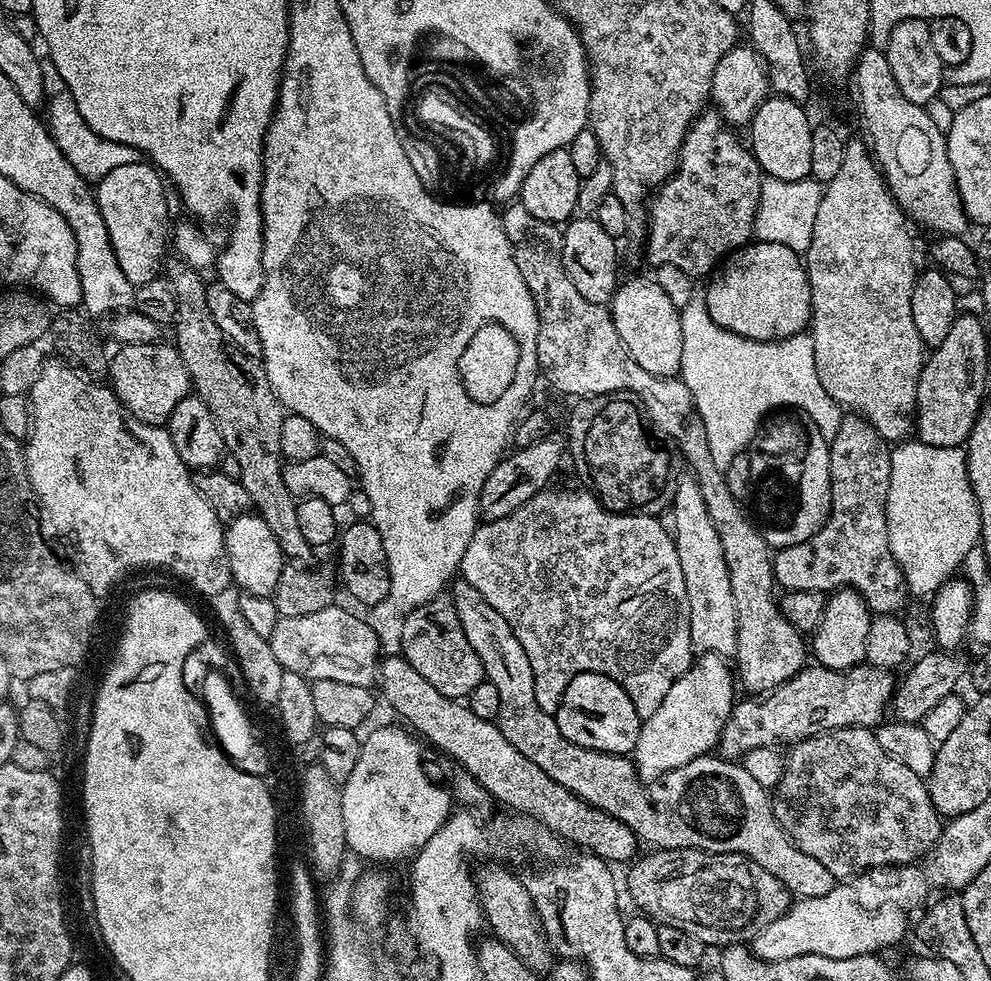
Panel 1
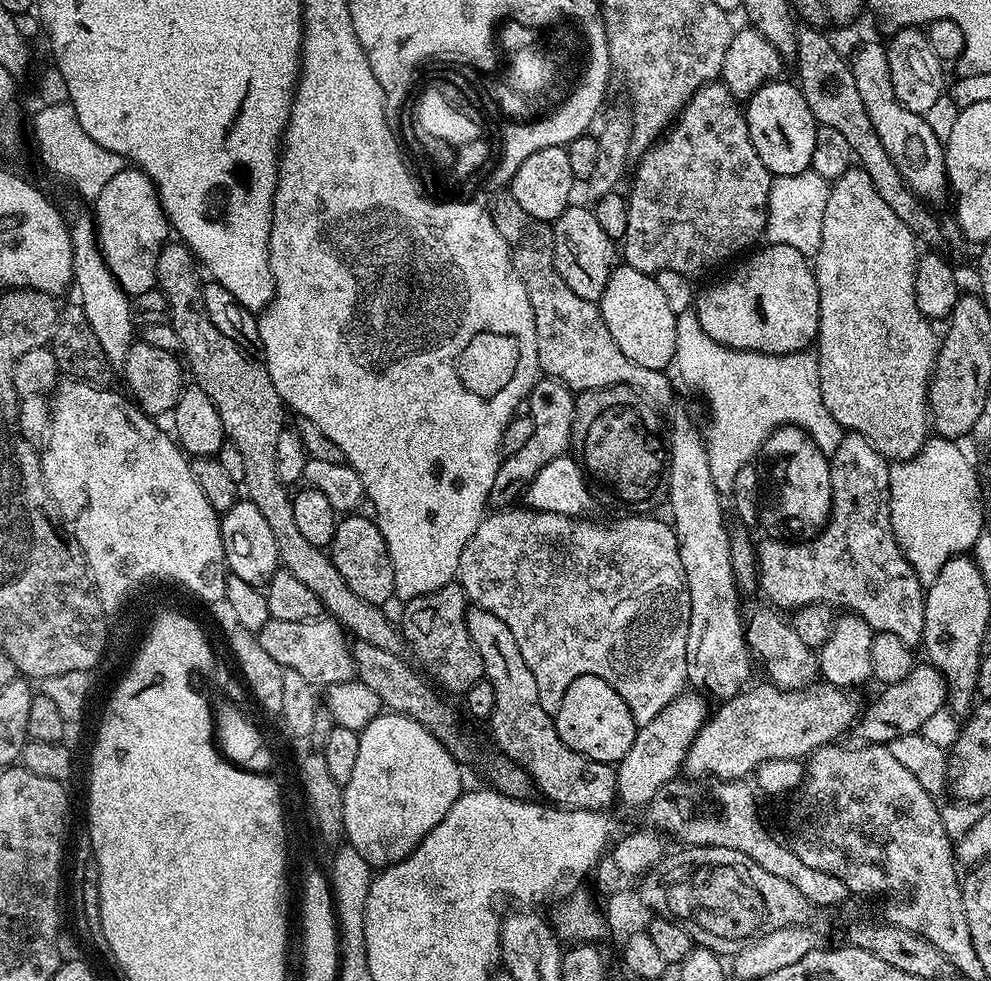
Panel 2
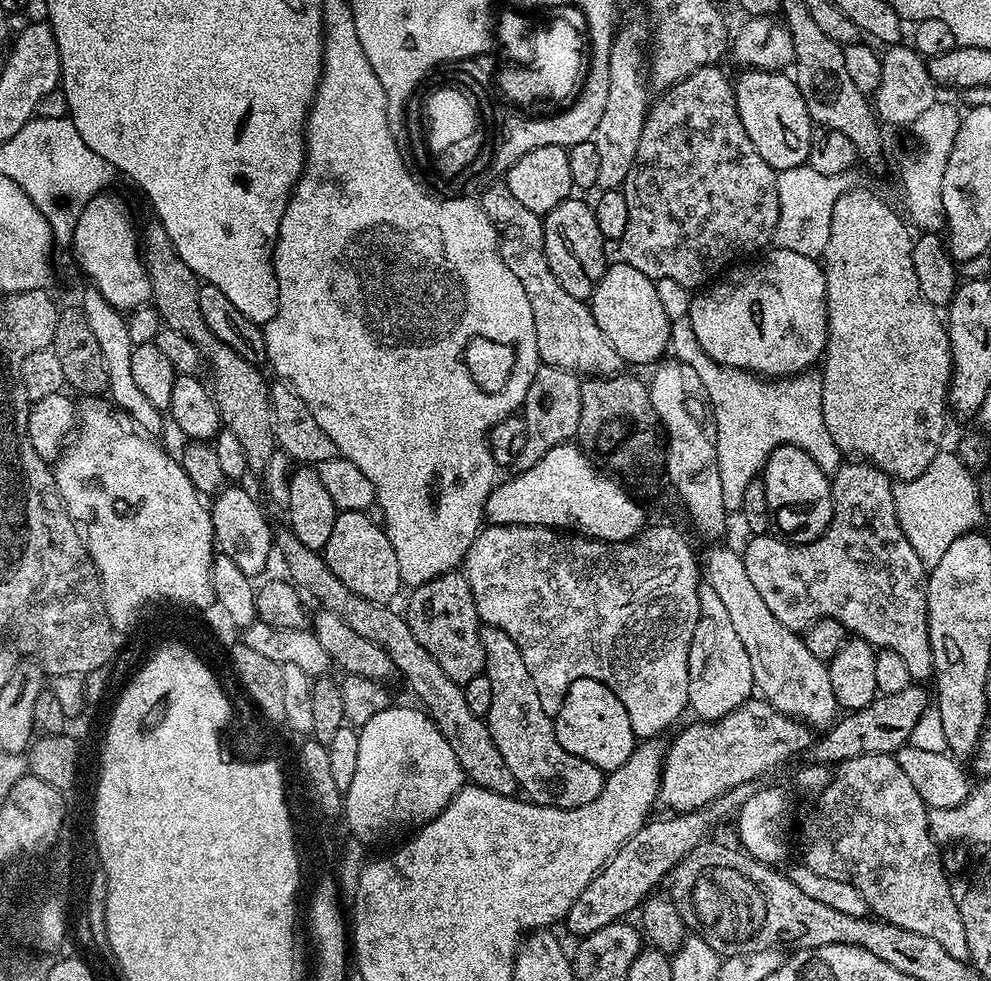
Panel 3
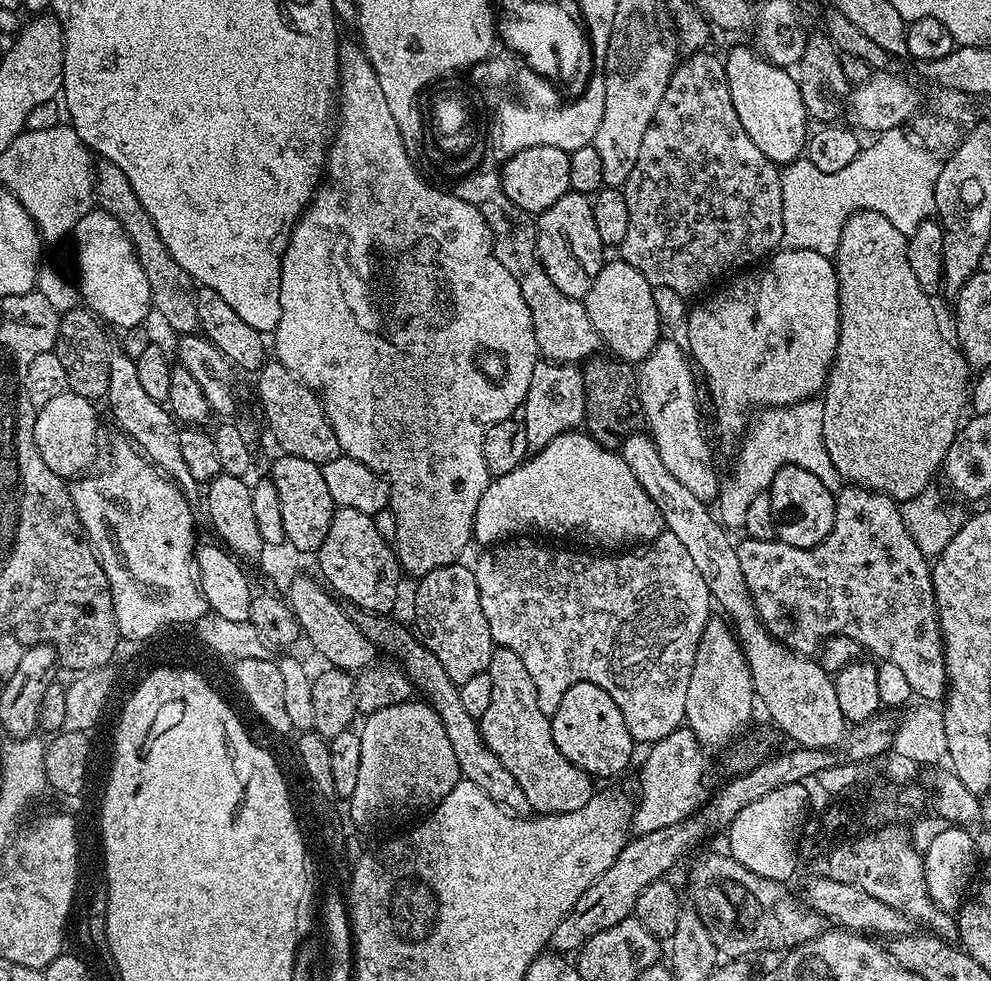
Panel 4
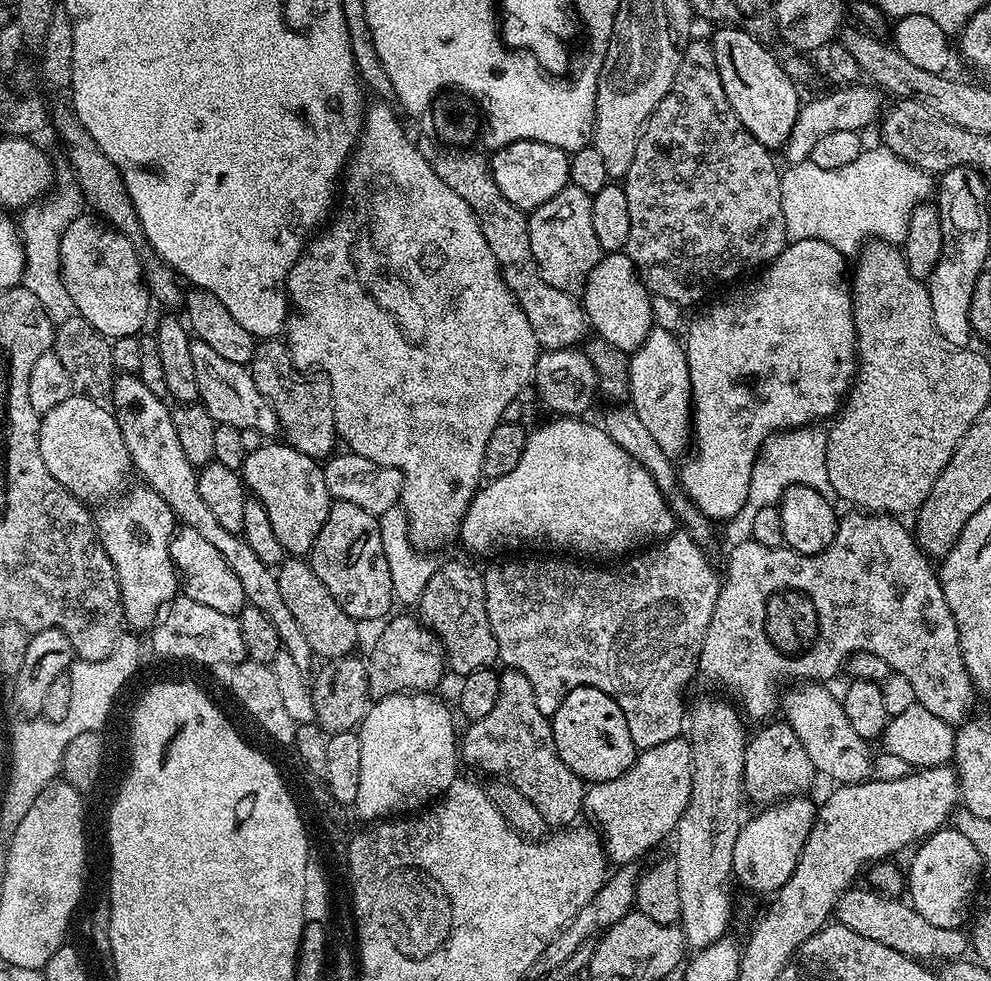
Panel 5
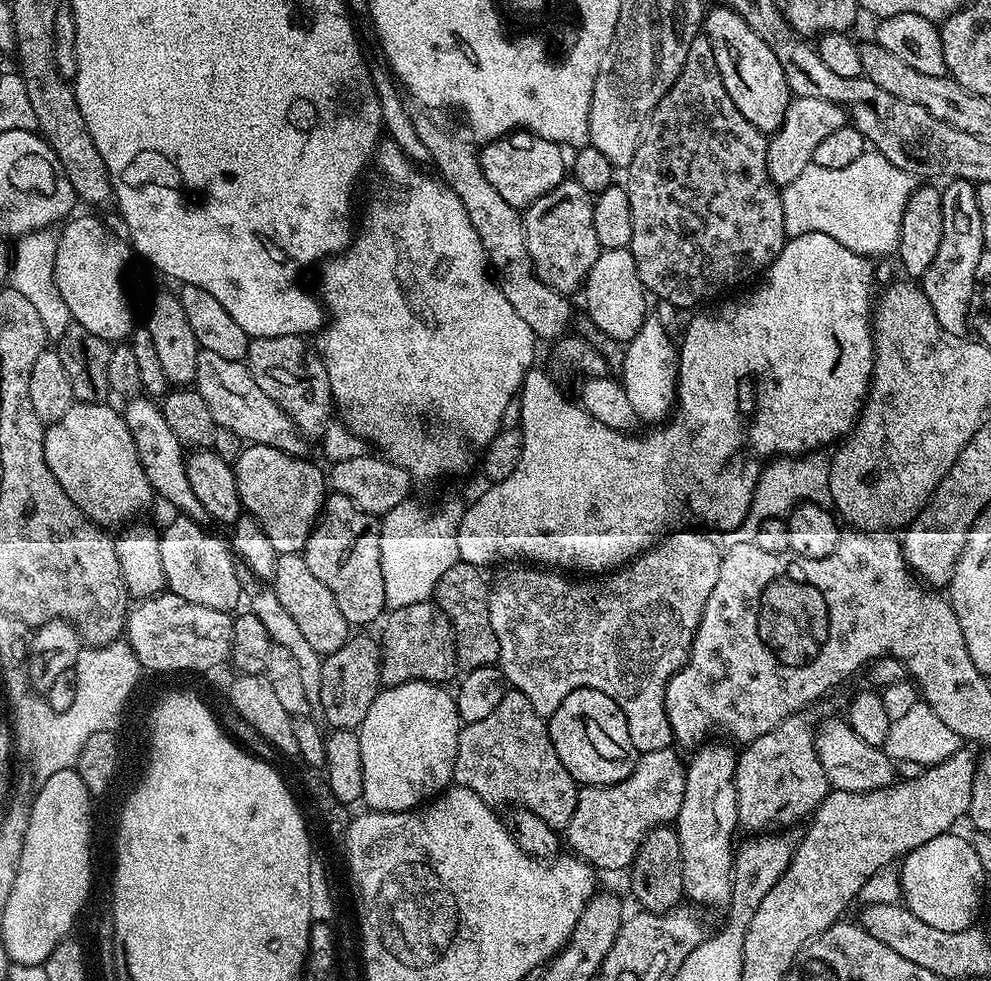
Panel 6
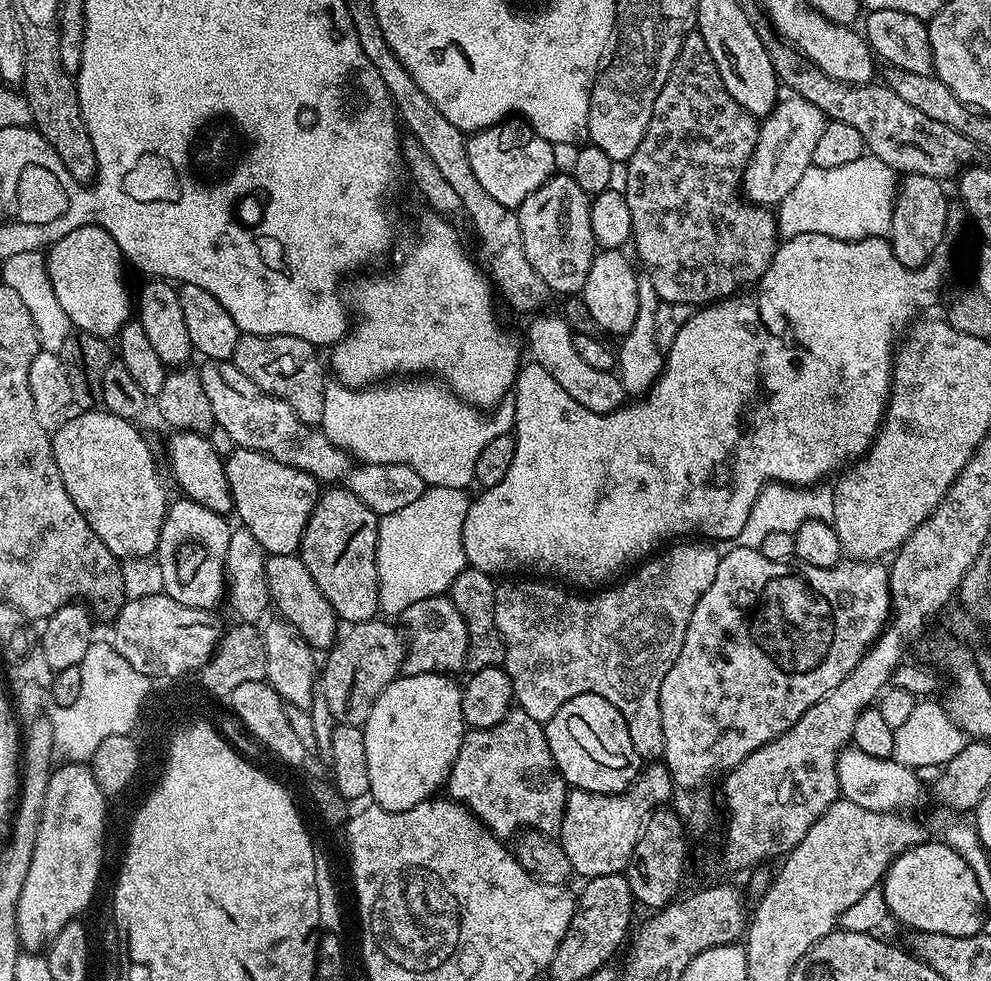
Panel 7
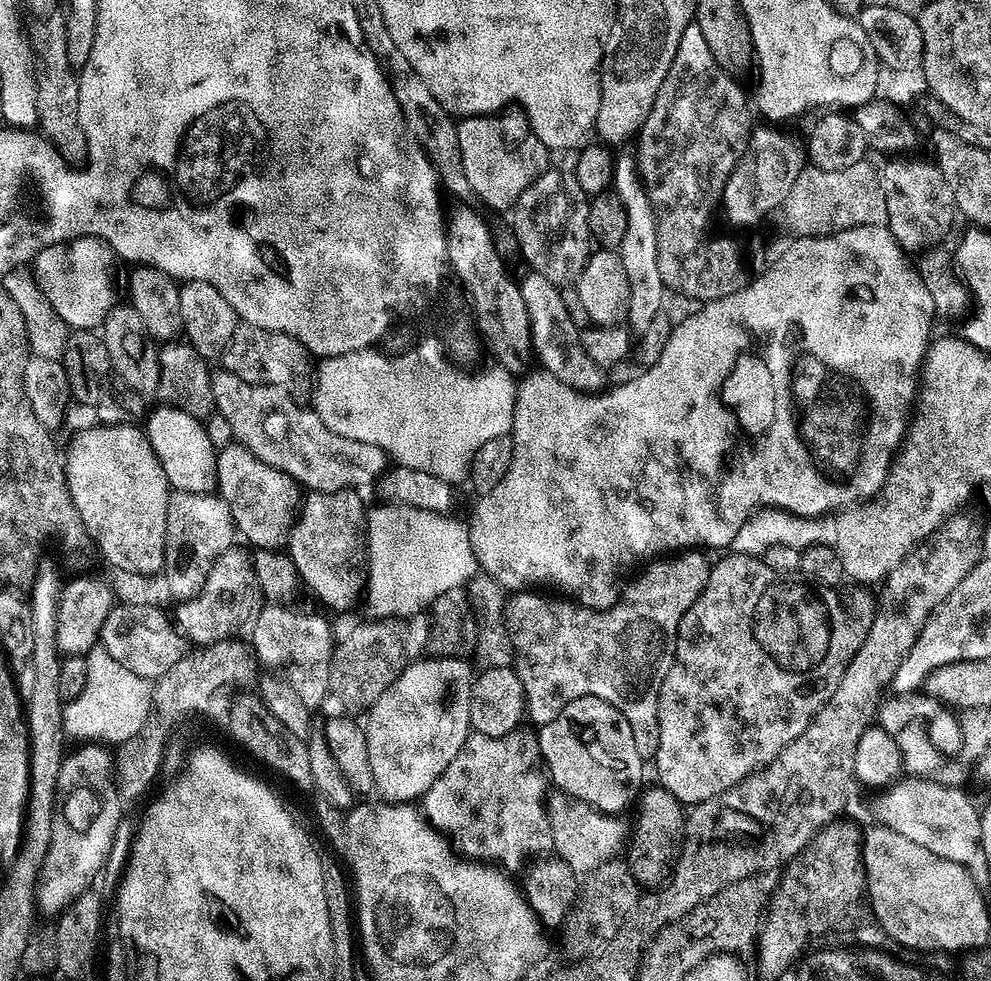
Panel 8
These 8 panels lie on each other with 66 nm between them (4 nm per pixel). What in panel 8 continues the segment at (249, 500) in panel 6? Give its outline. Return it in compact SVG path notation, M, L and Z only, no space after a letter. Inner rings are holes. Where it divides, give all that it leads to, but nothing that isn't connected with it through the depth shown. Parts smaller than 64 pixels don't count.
M233 442L216 453L216 487L226 506L230 506L237 533L244 535L253 549L280 550L287 545L302 503L302 489L290 474L266 466L250 450Z

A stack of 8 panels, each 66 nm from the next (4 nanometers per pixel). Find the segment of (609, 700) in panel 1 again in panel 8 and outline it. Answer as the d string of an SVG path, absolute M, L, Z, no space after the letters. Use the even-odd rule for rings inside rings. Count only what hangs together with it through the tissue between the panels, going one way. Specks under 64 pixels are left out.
M593 696L574 698L574 702L565 706L558 718L554 718L554 722L539 725L538 735L545 769L559 791L609 814L623 813L623 808L639 797L645 783L646 761L634 746L634 730L630 730L630 722L626 722L626 718L622 718L620 711L610 706L610 702Z

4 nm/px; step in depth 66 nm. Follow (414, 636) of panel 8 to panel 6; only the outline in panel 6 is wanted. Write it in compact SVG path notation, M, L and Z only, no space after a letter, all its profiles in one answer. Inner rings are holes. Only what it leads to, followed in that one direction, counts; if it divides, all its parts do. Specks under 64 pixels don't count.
M368 636L349 637L349 640L338 650L323 659L321 689L319 690L319 711L322 710L325 720L331 729L357 729L365 720L365 716L370 705L374 702L380 688L380 664L383 651L381 645Z

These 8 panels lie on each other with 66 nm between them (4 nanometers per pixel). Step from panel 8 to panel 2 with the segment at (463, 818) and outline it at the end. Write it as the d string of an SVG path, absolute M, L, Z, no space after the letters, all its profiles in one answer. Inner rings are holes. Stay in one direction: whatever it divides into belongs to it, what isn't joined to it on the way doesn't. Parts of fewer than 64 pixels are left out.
M472 606L466 614L466 630L470 630L470 638L482 658L484 679L494 686L494 714L490 727L500 747L497 749L528 771L535 791L540 791L545 801L591 812L611 809L612 800L614 804L617 799L616 768L570 750L570 746L558 738L555 719L546 714L542 702L538 702L534 674L530 674L530 666L526 666L526 658L522 658L522 650L518 650L518 641L510 634L510 626L506 626L498 614Z

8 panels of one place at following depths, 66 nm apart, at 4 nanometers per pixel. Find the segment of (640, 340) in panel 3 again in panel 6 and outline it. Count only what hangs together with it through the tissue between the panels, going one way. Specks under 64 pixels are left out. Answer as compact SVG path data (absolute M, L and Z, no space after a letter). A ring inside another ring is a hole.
M606 248L601 251L584 280L583 296L588 307L585 308L586 315L594 318L605 334L610 334L610 338L623 345L632 340L638 330L642 330L642 322L650 314L650 296L642 278L638 278L638 266L634 266L634 258L628 248Z

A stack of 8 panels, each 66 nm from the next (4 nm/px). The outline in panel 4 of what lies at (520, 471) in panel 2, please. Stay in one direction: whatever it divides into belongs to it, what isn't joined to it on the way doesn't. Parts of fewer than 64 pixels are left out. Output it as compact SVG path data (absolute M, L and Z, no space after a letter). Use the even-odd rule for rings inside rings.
M543 358L537 359L534 374L530 374L530 390L522 405L522 423L529 449L545 448L564 432L579 429L585 423L585 410L583 371L575 364L557 364Z

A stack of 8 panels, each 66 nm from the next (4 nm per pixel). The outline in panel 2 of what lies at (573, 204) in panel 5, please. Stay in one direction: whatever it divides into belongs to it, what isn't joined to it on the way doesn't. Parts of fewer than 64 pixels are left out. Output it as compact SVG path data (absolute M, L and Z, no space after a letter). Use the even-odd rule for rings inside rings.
M570 206L552 224L552 253L554 266L558 274L562 274L562 282L578 298L599 302L606 290L606 282L610 282L610 274L618 260L617 245L598 226L598 218L594 218L591 207L576 208Z

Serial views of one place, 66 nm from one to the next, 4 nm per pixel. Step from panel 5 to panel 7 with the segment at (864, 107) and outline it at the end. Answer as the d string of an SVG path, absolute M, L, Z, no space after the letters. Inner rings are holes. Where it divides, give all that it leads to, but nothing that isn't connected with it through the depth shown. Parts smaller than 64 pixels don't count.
M794 94L786 96L786 99L783 97L771 114L761 121L754 154L741 180L744 198L749 203L764 207L779 205L811 167L815 144L819 141L827 121L827 116L818 106L801 96Z

